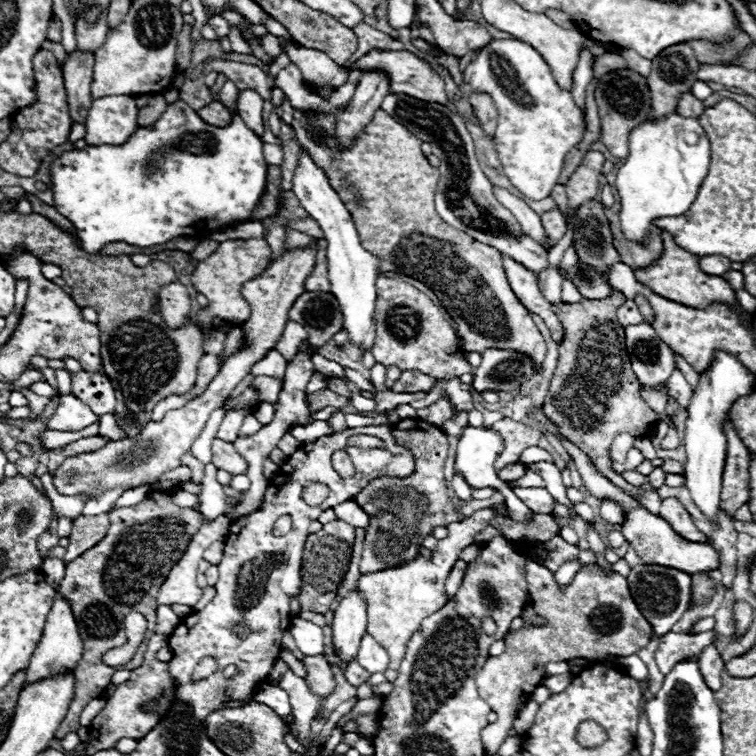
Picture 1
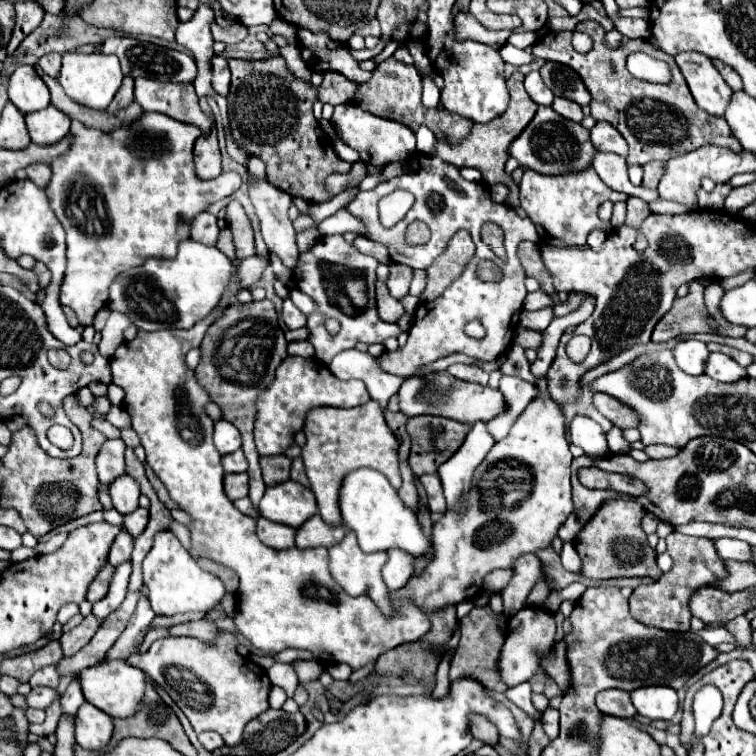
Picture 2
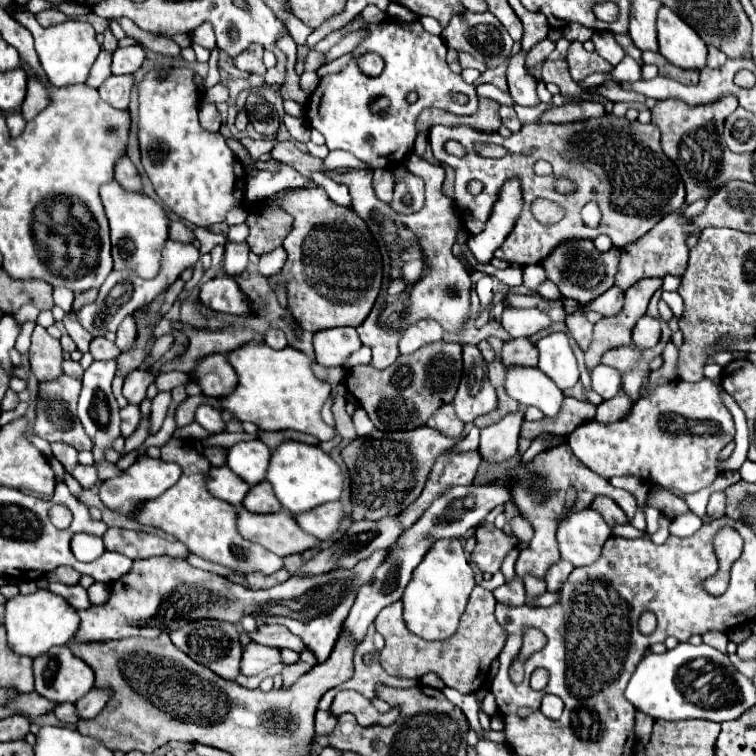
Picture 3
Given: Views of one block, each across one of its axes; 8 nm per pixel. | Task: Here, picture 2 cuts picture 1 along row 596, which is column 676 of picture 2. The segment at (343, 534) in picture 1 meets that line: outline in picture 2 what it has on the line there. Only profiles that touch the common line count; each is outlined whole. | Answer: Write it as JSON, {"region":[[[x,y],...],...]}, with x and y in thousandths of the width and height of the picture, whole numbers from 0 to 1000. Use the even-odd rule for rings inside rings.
{"region":[[[915,373],[905,394],[894,394],[884,415],[873,421],[862,439],[862,452],[881,452],[899,442],[942,439],[934,429],[937,413],[931,410],[931,378]]]}

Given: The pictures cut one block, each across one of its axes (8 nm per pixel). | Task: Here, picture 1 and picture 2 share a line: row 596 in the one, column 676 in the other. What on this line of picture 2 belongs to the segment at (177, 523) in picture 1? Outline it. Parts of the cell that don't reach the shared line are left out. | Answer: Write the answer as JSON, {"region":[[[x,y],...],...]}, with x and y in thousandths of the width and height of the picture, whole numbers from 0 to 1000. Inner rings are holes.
{"region":[[[767,29],[762,34],[762,42],[775,42],[783,53],[786,61],[775,71],[765,71],[754,53],[759,42],[722,42],[712,50],[712,56],[704,61],[704,71],[717,79],[730,79],[738,85],[746,85],[757,90],[778,116],[783,132],[780,132],[780,151],[786,153],[788,161],[799,159],[810,164],[831,188],[833,204],[831,204],[831,217],[854,217],[862,212],[876,212],[881,214],[884,209],[894,209],[899,204],[910,204],[931,190],[944,190],[944,193],[960,193],[966,198],[979,201],[981,193],[979,188],[968,180],[963,164],[958,156],[942,153],[923,143],[918,135],[905,101],[899,98],[892,74],[884,74],[873,66],[865,66],[865,61],[857,53],[831,53],[825,61],[807,63],[799,53],[799,37],[791,29]],[[849,66],[857,69],[873,79],[878,79],[886,87],[889,103],[881,111],[860,111],[852,106],[839,103],[831,90],[828,90],[828,77],[831,71]]]}

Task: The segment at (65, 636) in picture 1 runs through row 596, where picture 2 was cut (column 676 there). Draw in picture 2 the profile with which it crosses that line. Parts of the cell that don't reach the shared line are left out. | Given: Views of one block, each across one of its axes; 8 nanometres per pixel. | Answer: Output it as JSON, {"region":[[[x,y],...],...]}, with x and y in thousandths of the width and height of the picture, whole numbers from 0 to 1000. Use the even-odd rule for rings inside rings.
{"region":[[[899,69],[894,71],[894,85],[910,108],[921,138],[944,153],[958,153],[968,116],[958,108],[942,79],[926,69]]]}

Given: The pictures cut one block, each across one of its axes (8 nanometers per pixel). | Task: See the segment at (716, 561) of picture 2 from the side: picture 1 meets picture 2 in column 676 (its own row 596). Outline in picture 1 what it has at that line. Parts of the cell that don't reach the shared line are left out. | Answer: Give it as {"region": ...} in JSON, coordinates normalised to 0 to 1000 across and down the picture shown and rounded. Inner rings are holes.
{"region":[[[706,743],[696,749],[696,767],[704,786],[704,804],[722,820],[722,825],[675,833],[667,844],[669,862],[648,868],[630,894],[635,921],[659,944],[659,952],[638,966],[643,997],[656,997],[661,984],[672,976],[683,939],[698,926],[696,915],[701,918],[714,907],[725,876],[749,876],[757,870],[780,870],[794,876],[802,868],[833,868],[852,857],[862,841],[862,828],[844,807],[828,765],[815,757],[802,762],[788,746],[772,746],[754,775],[741,778],[733,770],[733,757]],[[775,815],[780,815],[780,820],[799,820],[802,828],[780,831],[780,825],[775,825]]]}

